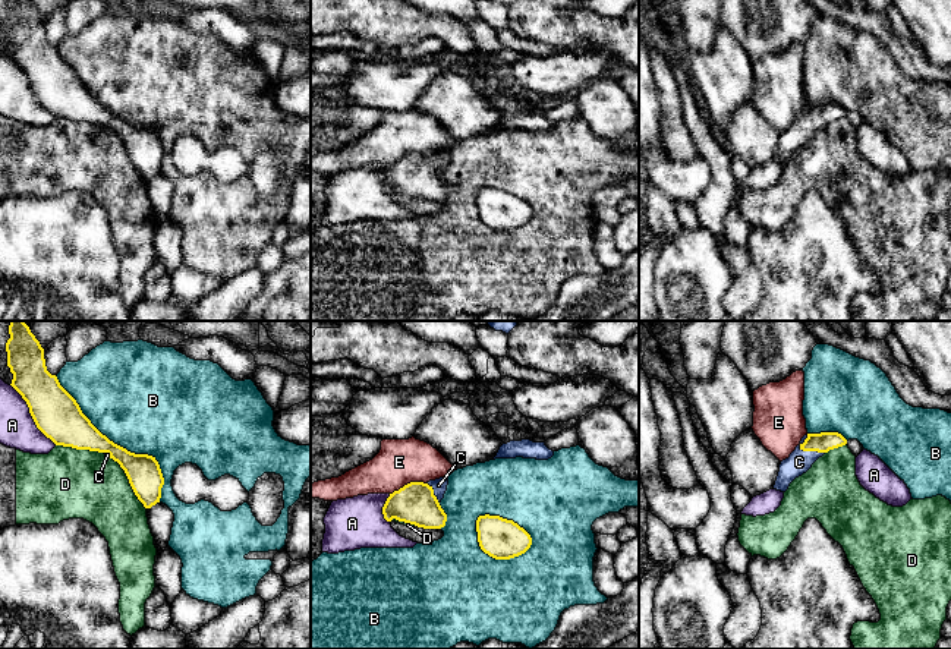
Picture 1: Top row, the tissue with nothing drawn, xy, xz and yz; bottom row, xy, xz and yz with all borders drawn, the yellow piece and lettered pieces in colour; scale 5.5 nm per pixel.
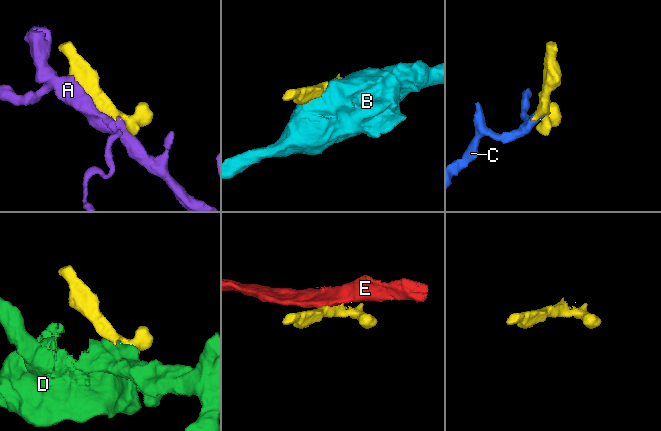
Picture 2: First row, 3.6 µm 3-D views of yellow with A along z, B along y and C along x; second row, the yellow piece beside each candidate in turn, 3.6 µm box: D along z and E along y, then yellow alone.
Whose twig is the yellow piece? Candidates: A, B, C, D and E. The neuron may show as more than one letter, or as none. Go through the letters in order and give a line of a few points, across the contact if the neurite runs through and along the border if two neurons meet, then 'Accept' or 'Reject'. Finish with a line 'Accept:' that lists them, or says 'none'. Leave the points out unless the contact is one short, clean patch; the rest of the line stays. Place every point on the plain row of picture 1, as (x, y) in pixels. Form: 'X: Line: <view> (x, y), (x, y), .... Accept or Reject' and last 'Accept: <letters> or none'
A: Reject
B: Reject
C: Line: yz (822, 115), (811, 122), (799, 134). Accept
D: Reject
E: Reject
Accept: C

